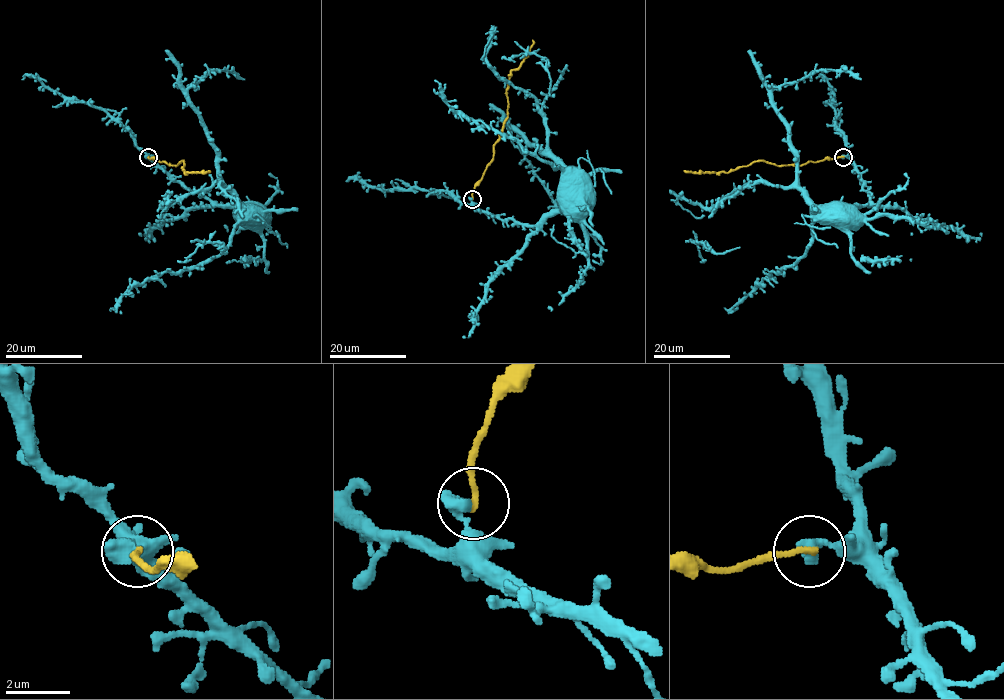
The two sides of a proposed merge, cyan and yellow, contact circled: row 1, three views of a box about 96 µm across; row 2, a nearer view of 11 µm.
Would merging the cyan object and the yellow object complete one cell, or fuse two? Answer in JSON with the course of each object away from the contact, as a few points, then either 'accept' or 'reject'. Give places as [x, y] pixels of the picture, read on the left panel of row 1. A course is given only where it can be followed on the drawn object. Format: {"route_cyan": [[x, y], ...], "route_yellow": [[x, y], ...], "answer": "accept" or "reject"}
{"route_cyan": [[148, 157], [177, 181], [219, 205], [231, 205], [235, 209], [243, 204], [251, 207]], "route_yellow": [[148, 157], [169, 165], [183, 161], [183, 172], [208, 170]], "answer": "reject"}

